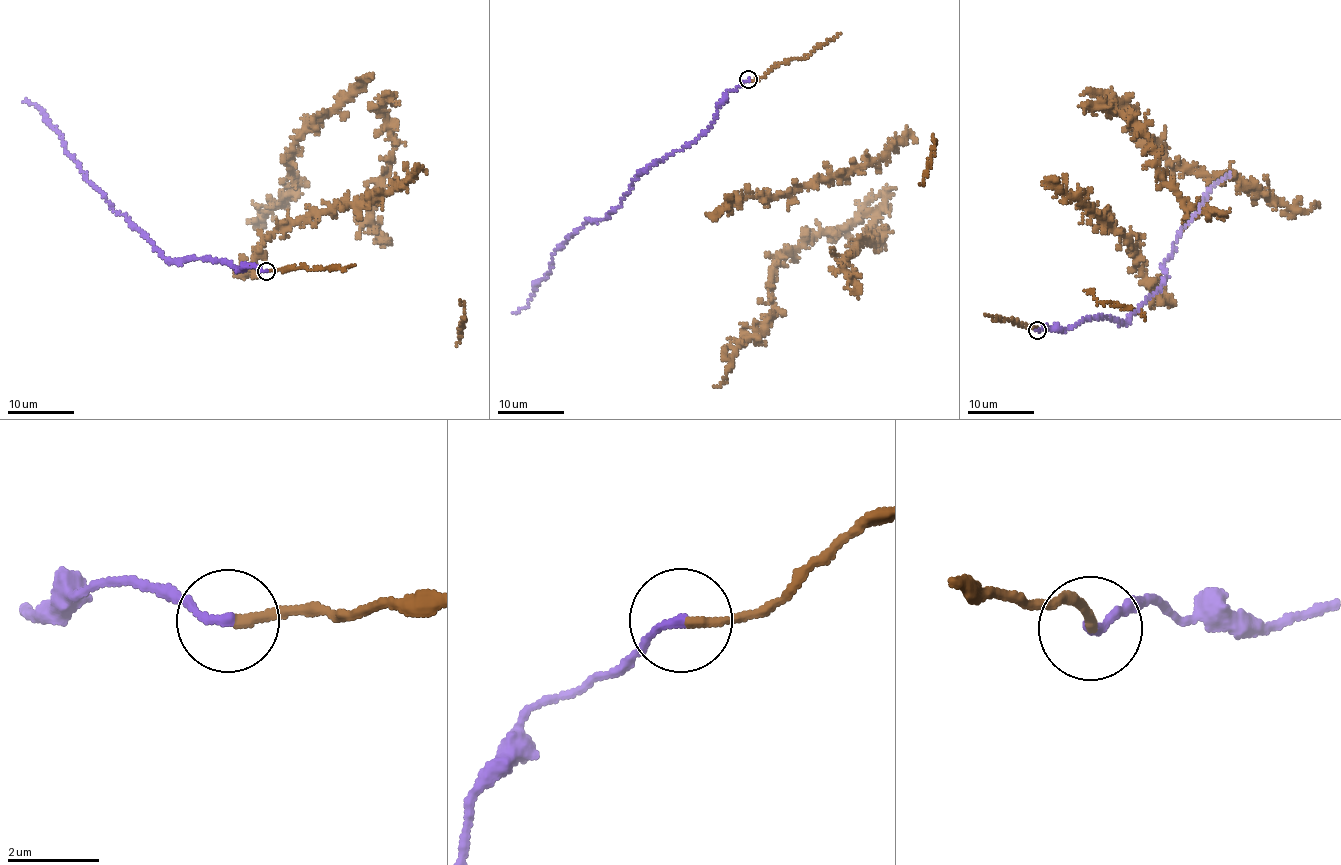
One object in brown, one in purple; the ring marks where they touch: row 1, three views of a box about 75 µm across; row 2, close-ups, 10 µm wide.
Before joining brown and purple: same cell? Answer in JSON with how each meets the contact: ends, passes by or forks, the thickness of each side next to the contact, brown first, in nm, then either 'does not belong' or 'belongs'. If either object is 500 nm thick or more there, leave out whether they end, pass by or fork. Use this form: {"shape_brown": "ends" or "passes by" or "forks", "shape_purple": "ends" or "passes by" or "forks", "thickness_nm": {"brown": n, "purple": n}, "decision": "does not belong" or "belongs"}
{"shape_brown": "ends", "shape_purple": "ends", "thickness_nm": {"brown": 190, "purple": 190}, "decision": "belongs"}

